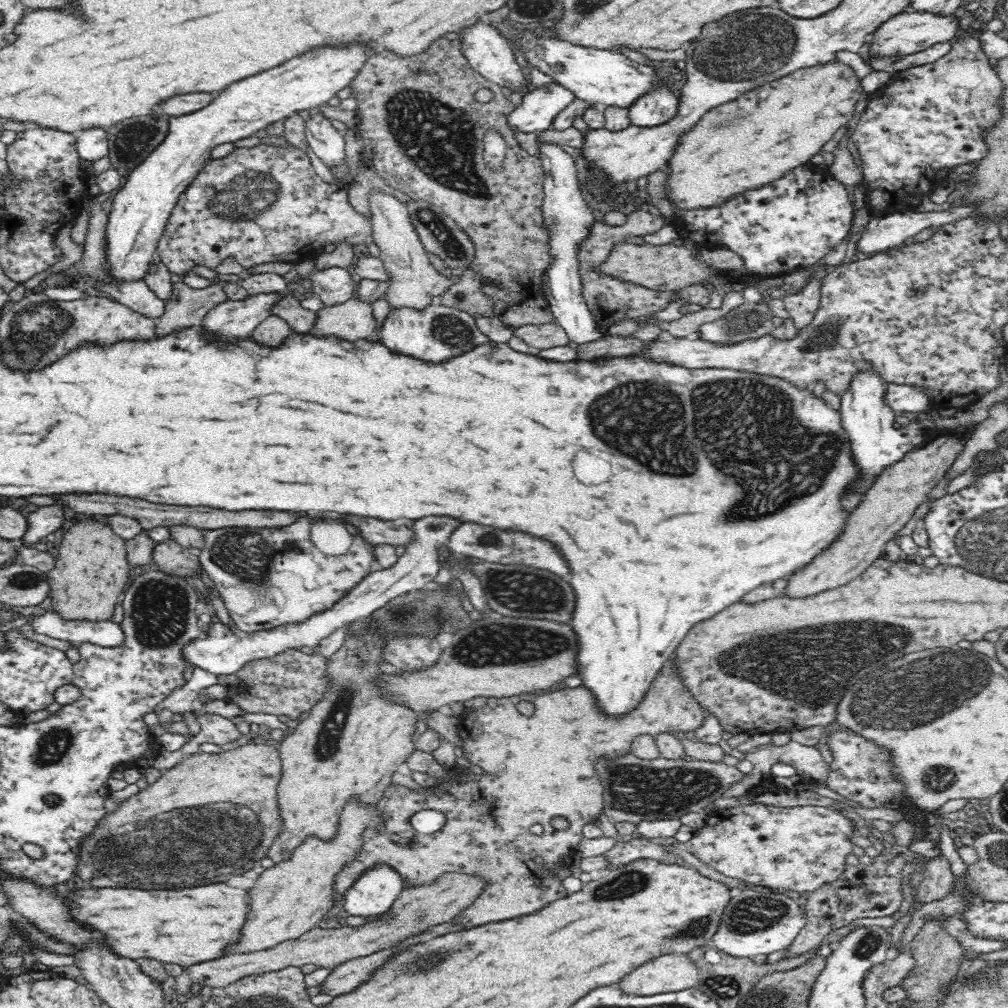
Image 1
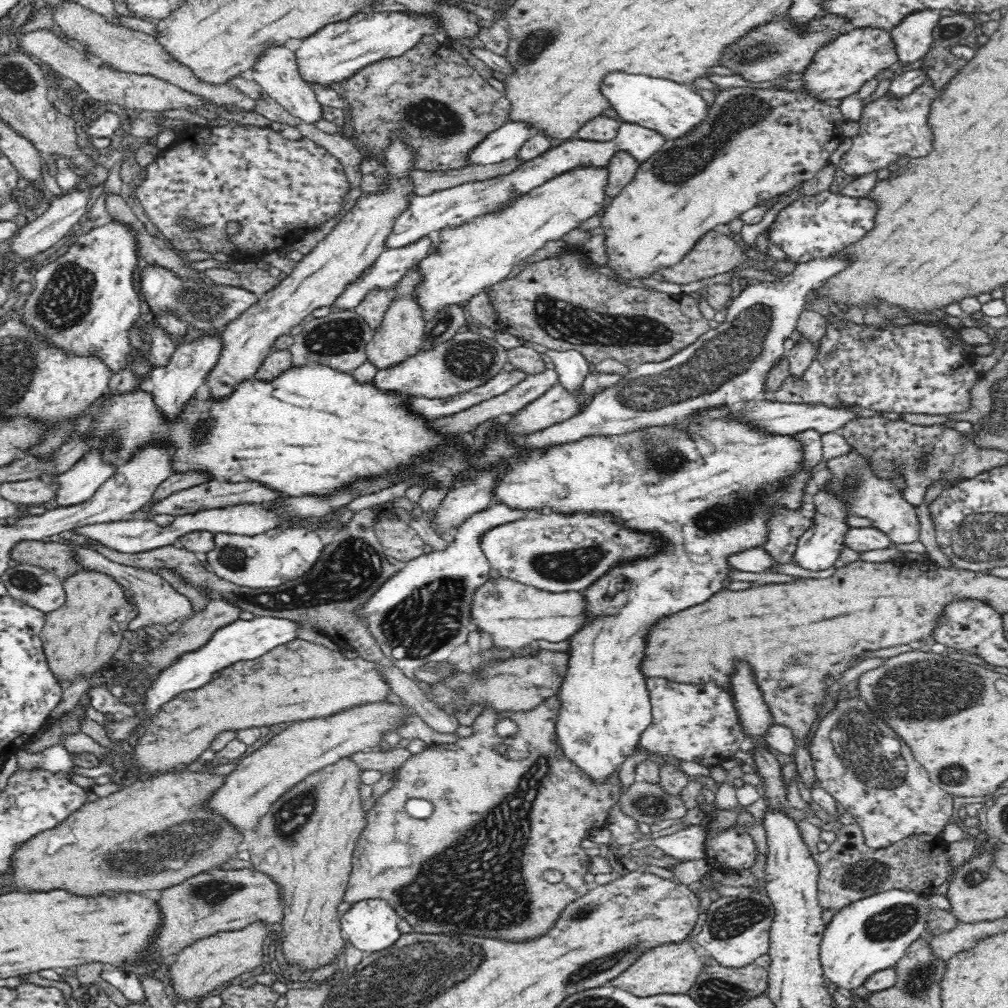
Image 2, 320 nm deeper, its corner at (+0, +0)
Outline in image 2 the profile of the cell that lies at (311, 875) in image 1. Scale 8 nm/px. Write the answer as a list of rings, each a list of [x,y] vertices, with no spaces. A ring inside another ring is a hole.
[[[254,921],[237,931],[222,931],[183,948],[168,968],[168,979],[174,990],[174,1001],[199,1001],[226,981],[248,972],[262,964],[264,942],[272,934],[270,923]]]

